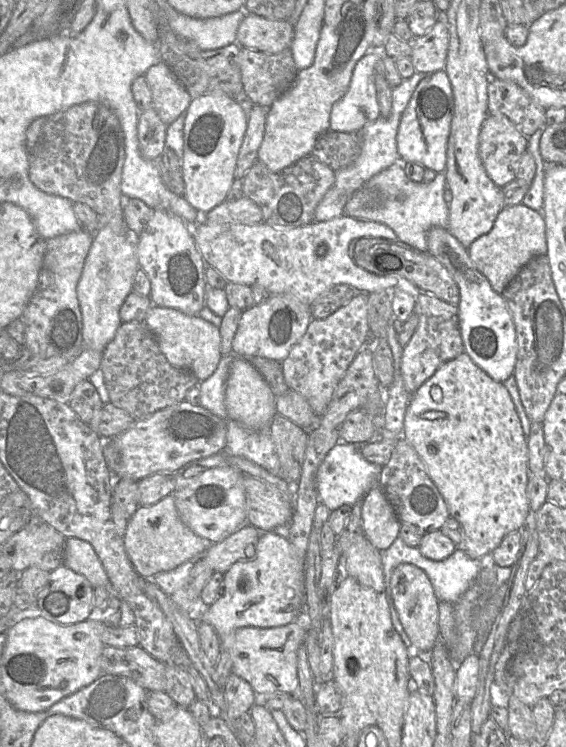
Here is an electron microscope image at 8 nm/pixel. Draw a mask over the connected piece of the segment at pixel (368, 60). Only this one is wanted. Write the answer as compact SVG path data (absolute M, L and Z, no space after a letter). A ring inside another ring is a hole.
M384 47L368 51L356 63L346 94L332 107L330 130L359 133L367 123L380 117L375 74L383 57Z

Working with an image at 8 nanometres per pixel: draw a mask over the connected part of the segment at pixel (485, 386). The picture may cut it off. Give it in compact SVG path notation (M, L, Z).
M463 352L456 358L442 364L436 372L411 395L407 406L402 437L412 445L426 470L442 495L450 517L456 519L462 526L462 548L465 553L475 560L487 560L492 551L501 543L503 538L512 532L520 532L530 511L527 497L529 478L528 446L523 434L522 426L511 396L503 383L493 380L486 372L479 368L467 353Z

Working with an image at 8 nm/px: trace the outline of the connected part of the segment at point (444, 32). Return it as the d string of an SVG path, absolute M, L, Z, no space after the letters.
M443 18L422 36L412 41L411 60L419 73L431 74L444 69L449 48L449 30Z

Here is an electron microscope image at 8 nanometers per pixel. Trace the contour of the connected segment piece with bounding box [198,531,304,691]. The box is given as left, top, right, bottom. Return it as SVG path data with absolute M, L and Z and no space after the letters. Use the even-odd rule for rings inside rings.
M273 531L262 533L255 549L256 554L252 560L238 561L224 573L224 585L220 597L201 611L198 621L211 625L221 641L220 656L215 667L213 666L213 679L223 691L233 669L230 653L223 646L223 639L240 627L271 628L287 625L294 622L303 609L304 558L296 554L288 539L278 536Z

